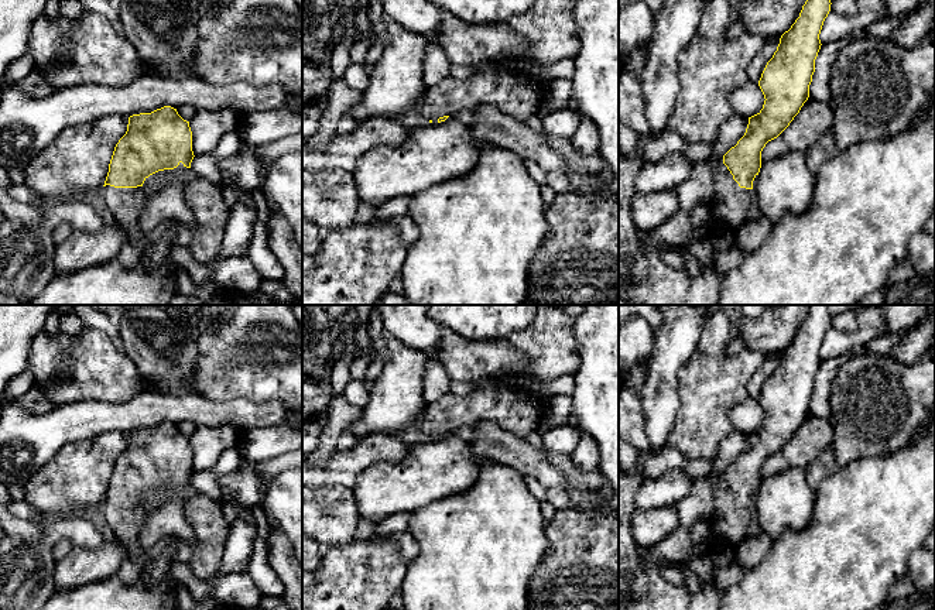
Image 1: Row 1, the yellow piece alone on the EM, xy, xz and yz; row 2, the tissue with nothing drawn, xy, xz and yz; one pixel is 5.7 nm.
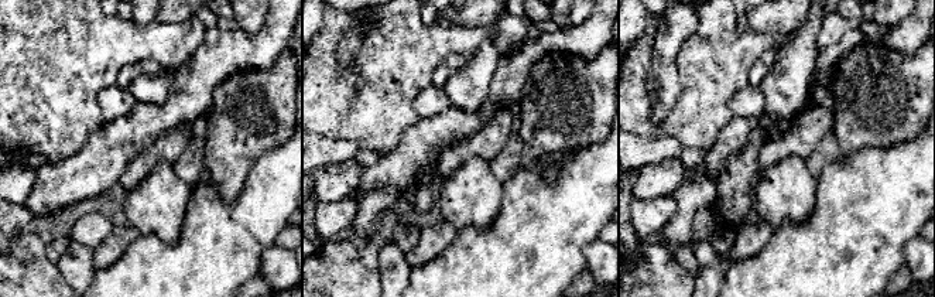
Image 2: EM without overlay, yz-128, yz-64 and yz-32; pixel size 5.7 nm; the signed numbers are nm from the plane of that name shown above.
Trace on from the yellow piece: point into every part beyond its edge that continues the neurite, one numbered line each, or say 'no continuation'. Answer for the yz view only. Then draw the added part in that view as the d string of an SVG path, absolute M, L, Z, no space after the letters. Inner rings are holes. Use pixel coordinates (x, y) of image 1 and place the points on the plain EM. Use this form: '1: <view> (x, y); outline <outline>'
1: yz (729, 521); outline M723 477L713 482L712 490L713 511L708 521L715 538L713 548L722 545L737 548L747 537L753 506L740 504Z

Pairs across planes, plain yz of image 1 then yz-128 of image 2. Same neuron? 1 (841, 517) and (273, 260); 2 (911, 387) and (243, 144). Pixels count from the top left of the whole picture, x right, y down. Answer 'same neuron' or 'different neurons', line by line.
1: different neurons
2: same neuron

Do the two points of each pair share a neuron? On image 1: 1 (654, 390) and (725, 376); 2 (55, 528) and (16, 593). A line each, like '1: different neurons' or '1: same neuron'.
1: different neurons
2: same neuron

